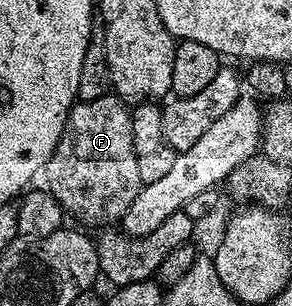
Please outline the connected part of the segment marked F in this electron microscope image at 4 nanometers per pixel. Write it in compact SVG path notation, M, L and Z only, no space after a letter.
M110 93L86 103L74 103L73 108L69 110L59 145L43 168L43 179L49 182L46 183L47 190L53 194L55 201L59 201L66 216L74 215L85 223L113 225L121 221L131 208L131 203L135 201L143 186L135 162L135 141L131 137L132 124L130 108L125 100L118 99L116 94Z

